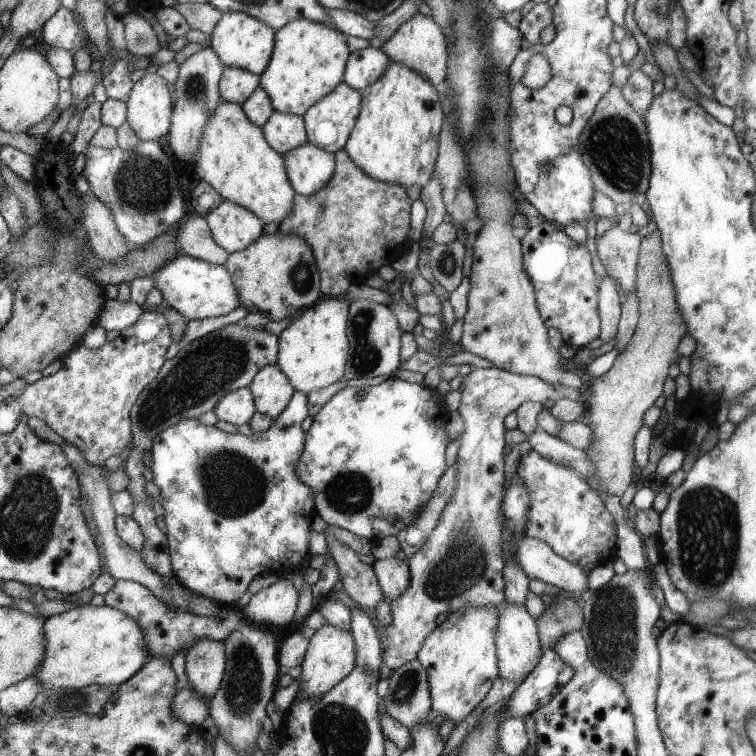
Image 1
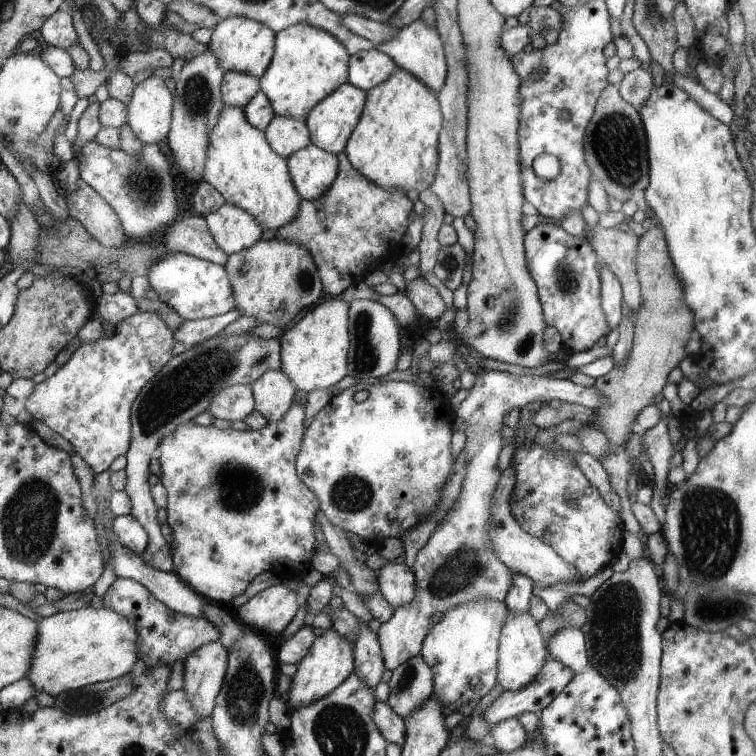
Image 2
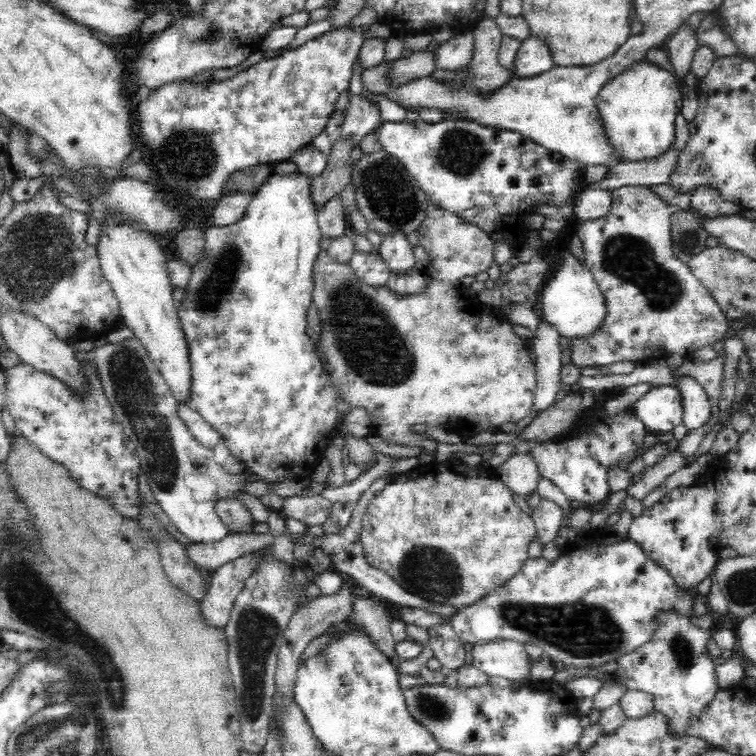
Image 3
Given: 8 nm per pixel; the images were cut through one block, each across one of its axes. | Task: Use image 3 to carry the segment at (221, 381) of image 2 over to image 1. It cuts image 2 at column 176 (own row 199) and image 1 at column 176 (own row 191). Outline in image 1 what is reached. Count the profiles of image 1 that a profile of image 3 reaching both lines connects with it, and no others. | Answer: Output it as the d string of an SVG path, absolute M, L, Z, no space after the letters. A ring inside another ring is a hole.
M240 322L231 323L211 334L205 334L203 338L181 345L177 354L167 359L154 380L139 393L138 400L134 402L134 408L131 409L134 437L123 467L128 476L127 490L133 494L135 502L130 517L138 523L145 538L142 549L137 553L140 561L154 574L161 576L163 582L173 577L167 540L166 535L155 525L155 514L149 496L144 492L142 472L145 467L141 457L145 452L150 452L154 437L161 430L185 419L197 419L208 410L213 410L226 394L247 387L263 366L275 365L277 361L278 336L267 332L263 327L251 328Z

